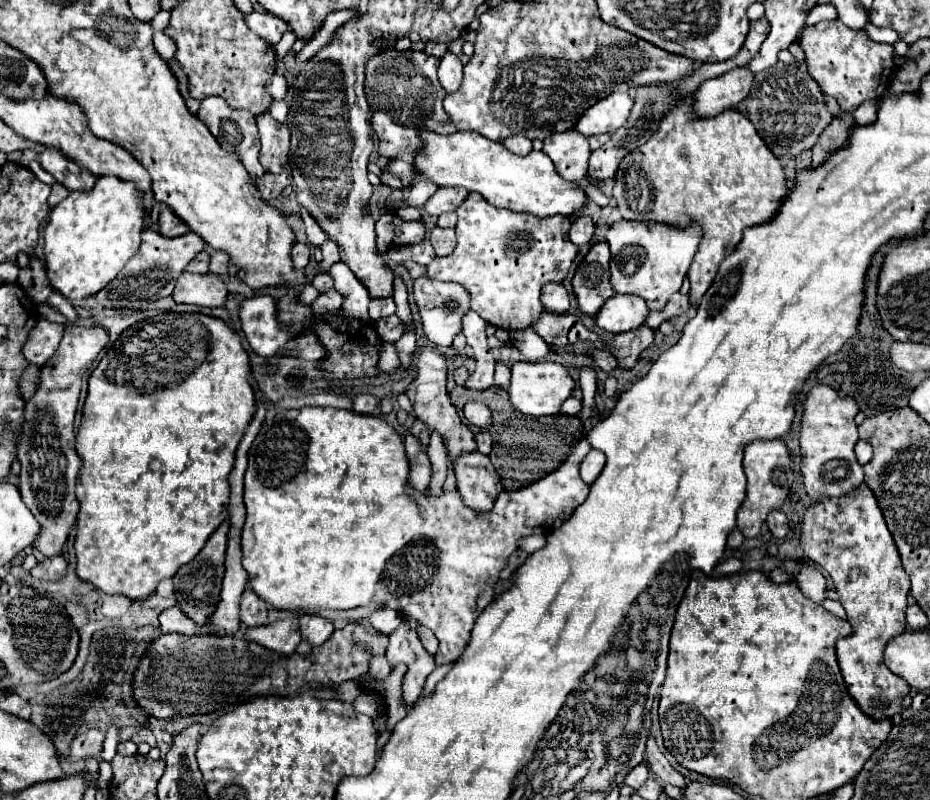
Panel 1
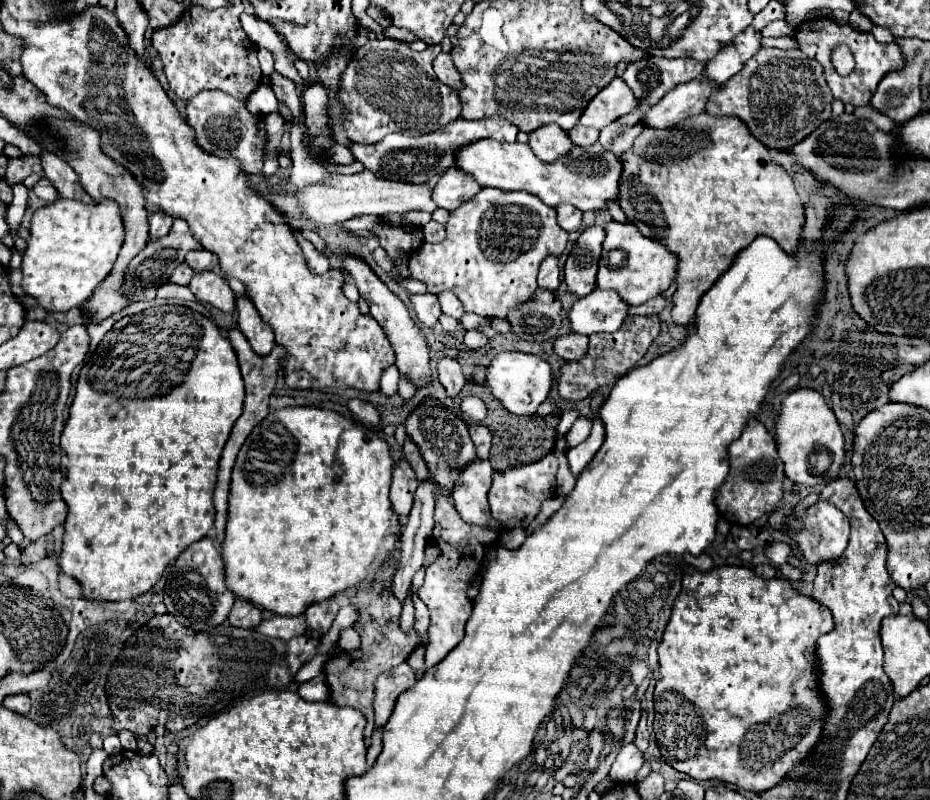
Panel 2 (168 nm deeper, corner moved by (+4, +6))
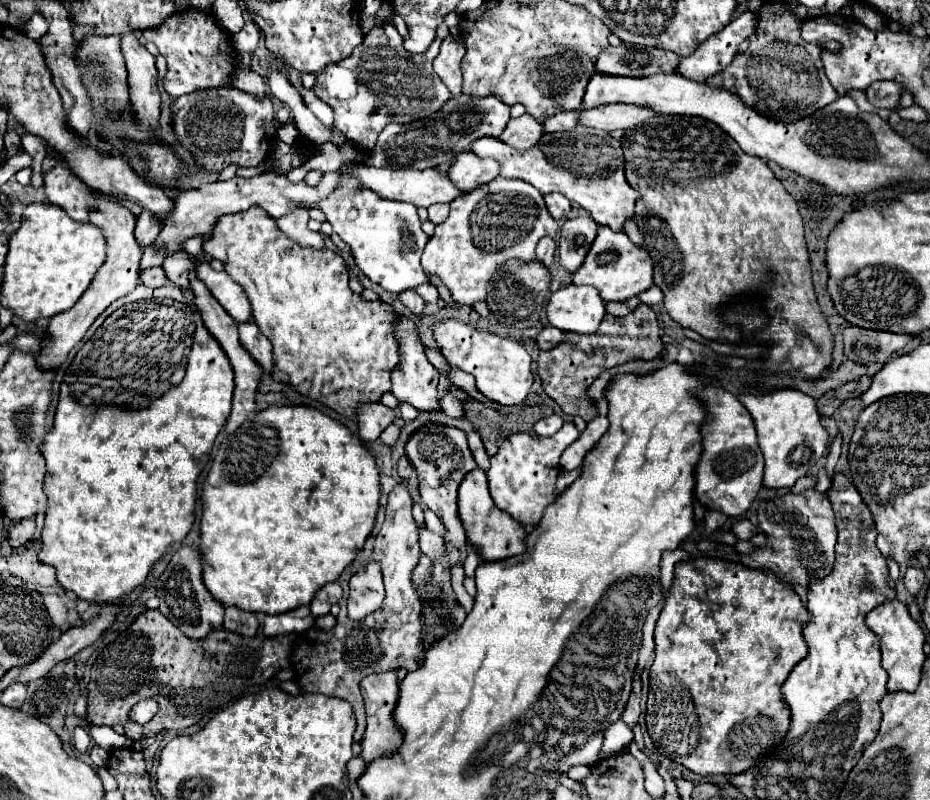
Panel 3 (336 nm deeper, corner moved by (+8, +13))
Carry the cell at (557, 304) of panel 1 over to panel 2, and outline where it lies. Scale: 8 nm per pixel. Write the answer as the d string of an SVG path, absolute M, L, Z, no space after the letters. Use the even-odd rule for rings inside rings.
M547 256L541 262L537 282L545 290L557 290L559 288L559 268L557 268L557 258L555 256Z

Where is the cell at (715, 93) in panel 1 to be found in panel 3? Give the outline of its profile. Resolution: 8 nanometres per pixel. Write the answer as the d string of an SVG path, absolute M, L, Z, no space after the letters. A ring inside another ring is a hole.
M601 105L597 109L581 109L581 125L585 127L595 127L595 129L633 129L639 123L645 123L647 119L655 117L657 113L649 107L637 107L637 105Z

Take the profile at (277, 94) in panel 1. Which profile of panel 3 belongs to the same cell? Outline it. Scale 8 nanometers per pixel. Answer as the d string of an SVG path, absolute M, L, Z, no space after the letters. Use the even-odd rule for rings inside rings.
M245 23L245 27L232 35L233 47L237 51L243 51L243 53L255 53L257 45L259 45L259 29L253 25L253 23Z

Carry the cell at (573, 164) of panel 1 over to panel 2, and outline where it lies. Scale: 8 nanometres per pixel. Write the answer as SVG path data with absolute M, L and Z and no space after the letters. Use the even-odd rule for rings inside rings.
M547 124L529 132L529 146L537 158L553 162L559 156L565 156L573 148L573 142L557 124Z

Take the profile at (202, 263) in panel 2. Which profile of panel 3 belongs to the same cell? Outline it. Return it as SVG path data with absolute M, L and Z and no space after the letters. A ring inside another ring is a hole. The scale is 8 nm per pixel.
M175 251L169 255L163 263L165 273L169 273L171 283L179 285L189 285L189 271L199 267L199 259L195 255L189 255L187 251Z

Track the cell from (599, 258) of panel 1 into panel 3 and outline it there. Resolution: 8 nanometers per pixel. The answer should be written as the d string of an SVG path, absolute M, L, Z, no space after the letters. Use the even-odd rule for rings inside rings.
M589 215L569 219L563 225L561 239L559 239L559 259L569 273L575 273L581 269L585 255L589 253L591 243L595 241L597 227L599 225Z

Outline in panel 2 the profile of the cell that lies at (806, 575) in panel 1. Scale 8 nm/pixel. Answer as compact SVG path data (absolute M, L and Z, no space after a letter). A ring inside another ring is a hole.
M773 540L767 548L765 548L765 556L775 564L775 566L781 566L789 560L789 554L791 554L791 548L785 544L785 542L777 542Z

